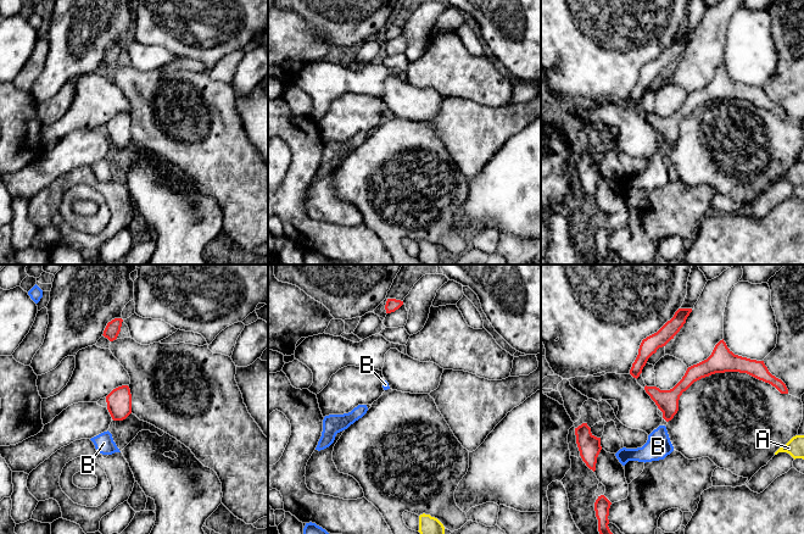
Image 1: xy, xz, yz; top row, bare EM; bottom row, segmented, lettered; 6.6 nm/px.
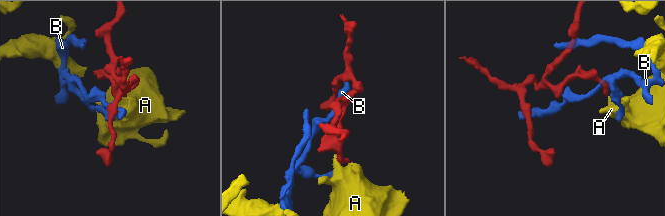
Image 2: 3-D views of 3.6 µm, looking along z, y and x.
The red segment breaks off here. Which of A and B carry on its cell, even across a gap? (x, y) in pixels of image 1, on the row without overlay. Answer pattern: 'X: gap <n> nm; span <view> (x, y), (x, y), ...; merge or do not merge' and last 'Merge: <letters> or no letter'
A: gap 280 nm; span yz (787, 120), (796, 162); merge
B: gap 40 nm; span yz (666, 148), (664, 153); do not merge
Merge: A

